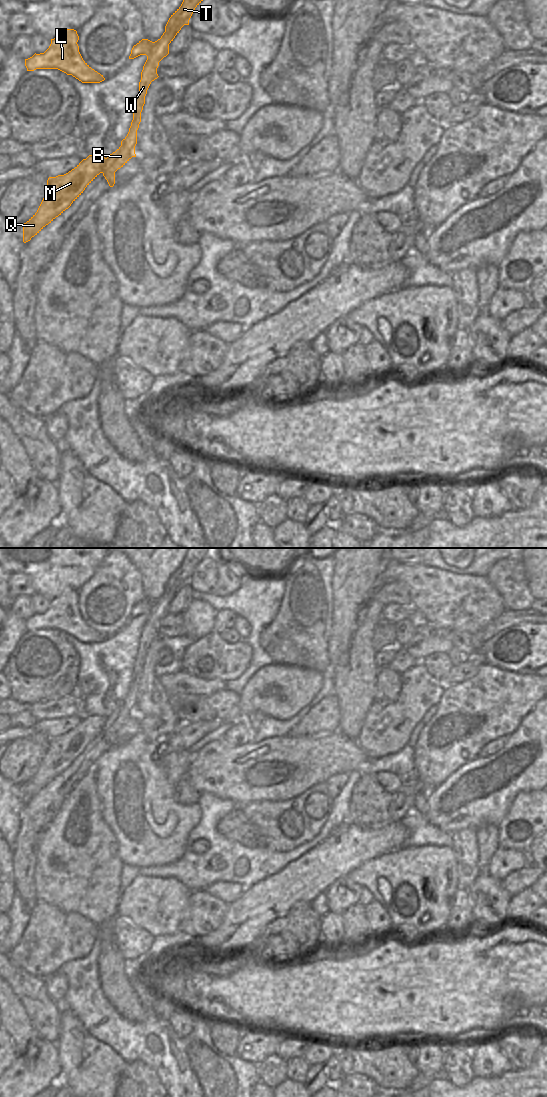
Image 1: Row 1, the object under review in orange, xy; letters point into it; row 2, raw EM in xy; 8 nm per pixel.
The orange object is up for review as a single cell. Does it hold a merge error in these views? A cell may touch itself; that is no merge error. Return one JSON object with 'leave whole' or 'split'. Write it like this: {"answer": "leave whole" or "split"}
{"answer": "split"}

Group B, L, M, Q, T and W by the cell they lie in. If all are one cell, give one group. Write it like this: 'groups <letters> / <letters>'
groups B L T W / M Q

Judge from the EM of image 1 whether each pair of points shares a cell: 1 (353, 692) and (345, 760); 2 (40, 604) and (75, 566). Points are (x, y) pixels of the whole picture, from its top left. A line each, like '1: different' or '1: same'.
1: different
2: different

